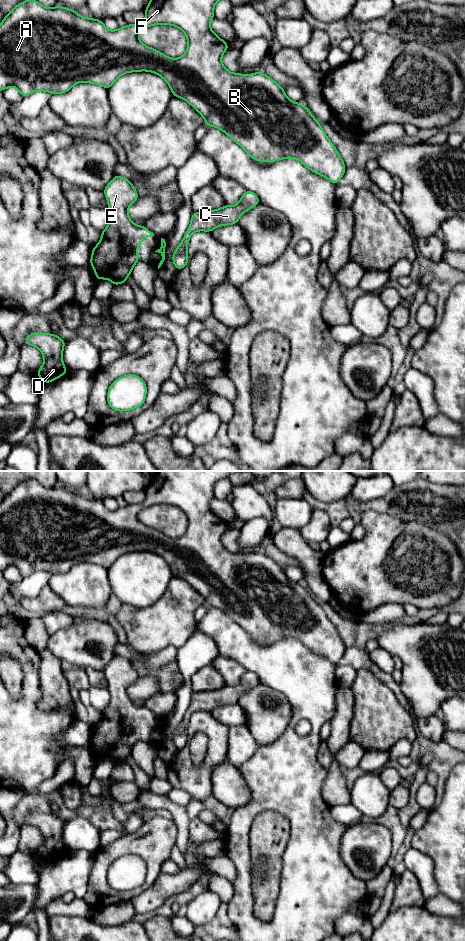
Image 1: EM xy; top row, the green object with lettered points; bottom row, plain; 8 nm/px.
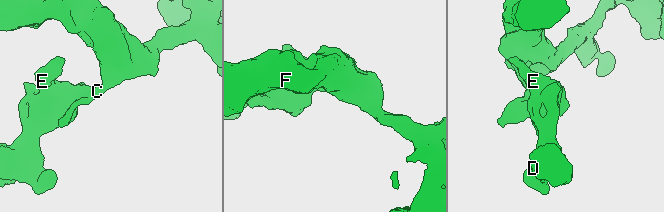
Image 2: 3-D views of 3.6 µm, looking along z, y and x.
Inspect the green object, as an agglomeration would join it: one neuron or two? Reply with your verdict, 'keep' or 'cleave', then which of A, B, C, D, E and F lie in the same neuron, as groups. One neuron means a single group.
keep; groups A B C D E F

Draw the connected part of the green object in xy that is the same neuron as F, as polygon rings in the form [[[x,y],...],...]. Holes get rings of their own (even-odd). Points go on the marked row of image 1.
[[[37,0],[23,1],[16,5],[14,9],[4,17],[0,24],[0,91],[4,91],[8,87],[14,86],[21,93],[22,97],[27,97],[35,91],[47,91],[50,94],[62,94],[69,91],[75,84],[80,82],[92,83],[109,89],[114,82],[125,73],[149,71],[161,76],[169,85],[173,96],[187,101],[205,119],[205,124],[207,126],[216,127],[225,132],[233,141],[242,147],[252,159],[260,162],[275,162],[285,158],[295,158],[315,174],[326,177],[330,182],[337,185],[346,171],[346,166],[337,149],[328,139],[320,123],[315,120],[308,108],[301,105],[299,102],[291,101],[286,96],[284,88],[265,75],[262,71],[244,75],[240,73],[231,73],[223,66],[221,61],[222,55],[230,48],[228,47],[227,42],[219,38],[210,27],[210,22],[214,18],[214,5],[218,1],[219,0],[150,0],[150,3],[144,10],[146,18],[141,24],[127,24],[125,27],[118,28],[114,31],[108,30],[103,21],[82,17],[76,12],[76,10],[70,10],[59,5],[53,8],[46,8]],[[157,24],[172,25],[184,32],[188,40],[188,46],[183,56],[177,59],[170,58],[162,52],[146,46],[139,40],[138,35],[144,28]]]

